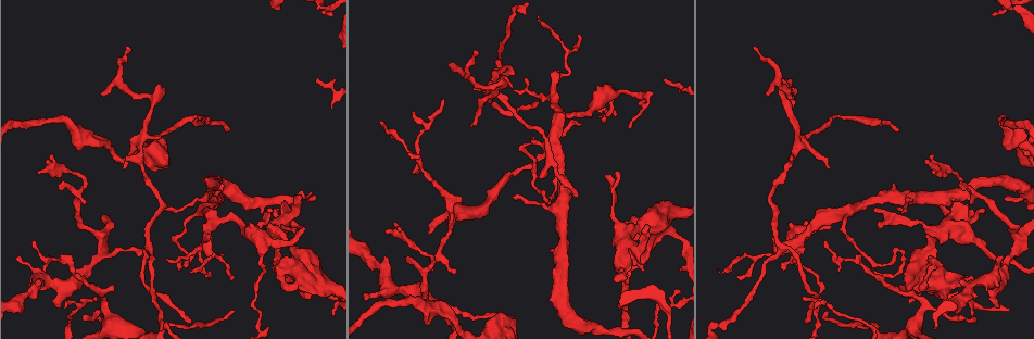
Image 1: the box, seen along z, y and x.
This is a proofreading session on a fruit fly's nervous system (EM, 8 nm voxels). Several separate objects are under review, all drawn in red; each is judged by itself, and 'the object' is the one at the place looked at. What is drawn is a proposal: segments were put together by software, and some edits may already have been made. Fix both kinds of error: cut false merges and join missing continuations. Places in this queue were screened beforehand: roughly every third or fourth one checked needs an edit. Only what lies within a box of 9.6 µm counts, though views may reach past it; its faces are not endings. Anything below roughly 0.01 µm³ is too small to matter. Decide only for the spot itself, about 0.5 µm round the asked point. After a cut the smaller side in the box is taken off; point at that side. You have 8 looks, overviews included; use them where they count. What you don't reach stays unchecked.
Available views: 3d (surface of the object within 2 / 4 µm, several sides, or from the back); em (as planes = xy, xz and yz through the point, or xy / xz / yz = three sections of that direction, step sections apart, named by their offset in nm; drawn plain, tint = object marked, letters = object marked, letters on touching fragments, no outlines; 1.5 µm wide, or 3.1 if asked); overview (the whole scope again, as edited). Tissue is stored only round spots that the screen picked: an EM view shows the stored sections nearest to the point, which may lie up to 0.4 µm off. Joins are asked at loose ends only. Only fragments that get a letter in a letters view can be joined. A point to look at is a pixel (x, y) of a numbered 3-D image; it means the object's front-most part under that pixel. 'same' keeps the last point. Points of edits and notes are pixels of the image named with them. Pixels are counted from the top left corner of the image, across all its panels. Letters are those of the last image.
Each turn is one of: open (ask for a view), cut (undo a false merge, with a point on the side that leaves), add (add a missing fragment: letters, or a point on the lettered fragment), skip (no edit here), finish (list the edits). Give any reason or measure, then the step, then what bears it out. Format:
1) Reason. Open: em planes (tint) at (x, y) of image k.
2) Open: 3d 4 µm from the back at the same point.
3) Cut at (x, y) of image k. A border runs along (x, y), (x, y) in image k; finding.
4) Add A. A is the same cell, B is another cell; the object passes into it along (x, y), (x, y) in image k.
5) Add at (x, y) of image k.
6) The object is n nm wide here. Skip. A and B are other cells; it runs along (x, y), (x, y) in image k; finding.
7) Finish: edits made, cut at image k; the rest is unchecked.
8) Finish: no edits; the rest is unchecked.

An open end. Open: 3d 4 µm from the back at (827, 310) of image 1.

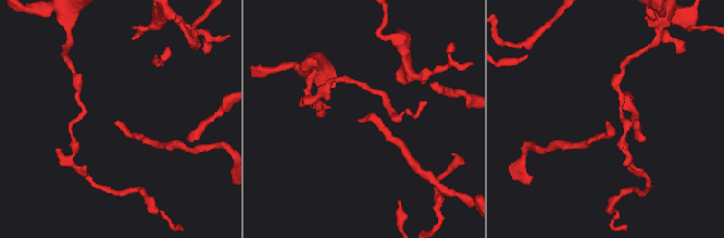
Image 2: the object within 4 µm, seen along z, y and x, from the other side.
Shape alone is not enough. Open: em planes (letters) at (117, 122) of image 2.

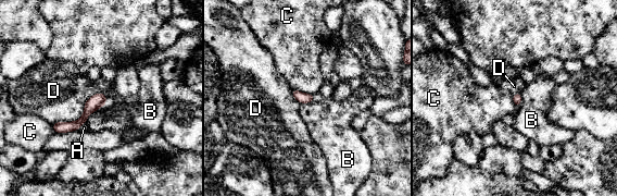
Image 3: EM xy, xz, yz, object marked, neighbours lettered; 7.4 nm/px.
Skip. A, B, C and D are other cells; it runs along (103, 97), (75, 125), (57, 130) in image 3; no lettered fragment goes on from it.

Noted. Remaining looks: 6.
Open: 3d 2 µm at (167, 208) of image 1.

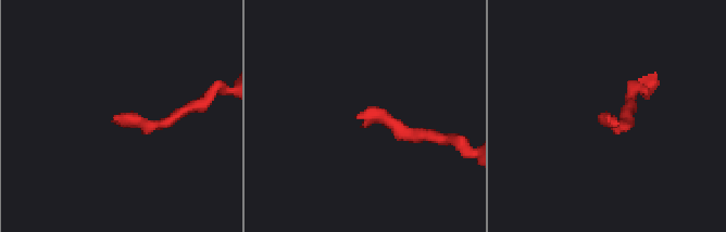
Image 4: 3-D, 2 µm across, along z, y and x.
Shape alone is not enough. Open: em 3.1 µm planes (letters) at (614, 118) of image 4.

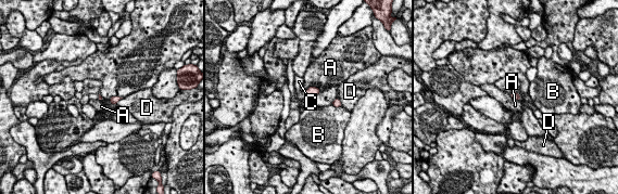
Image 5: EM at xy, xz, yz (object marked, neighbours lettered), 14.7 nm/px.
The longest contact is with A, 190 nm. Skip. A, B, C and D are other cells; a border runs along (302, 92), (307, 96) in image 5; none of them fits.

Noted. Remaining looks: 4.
Tapers out. Open: em planes (letters) at (719, 272) of image 1.

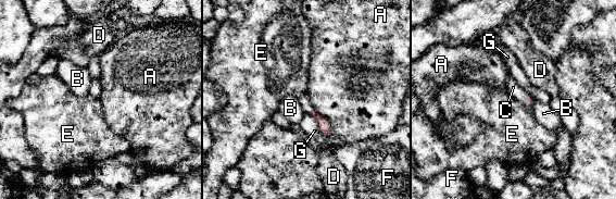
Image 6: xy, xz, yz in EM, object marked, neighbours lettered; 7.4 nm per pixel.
Add C. C is the same cell, A, B, D, E, F and G are other cells; the object passes into it along (325, 127), (313, 111), (305, 104) in image 6; it goes on there.

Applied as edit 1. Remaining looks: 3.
Finish: edits made, add at image 6; the rest is unchecked.

